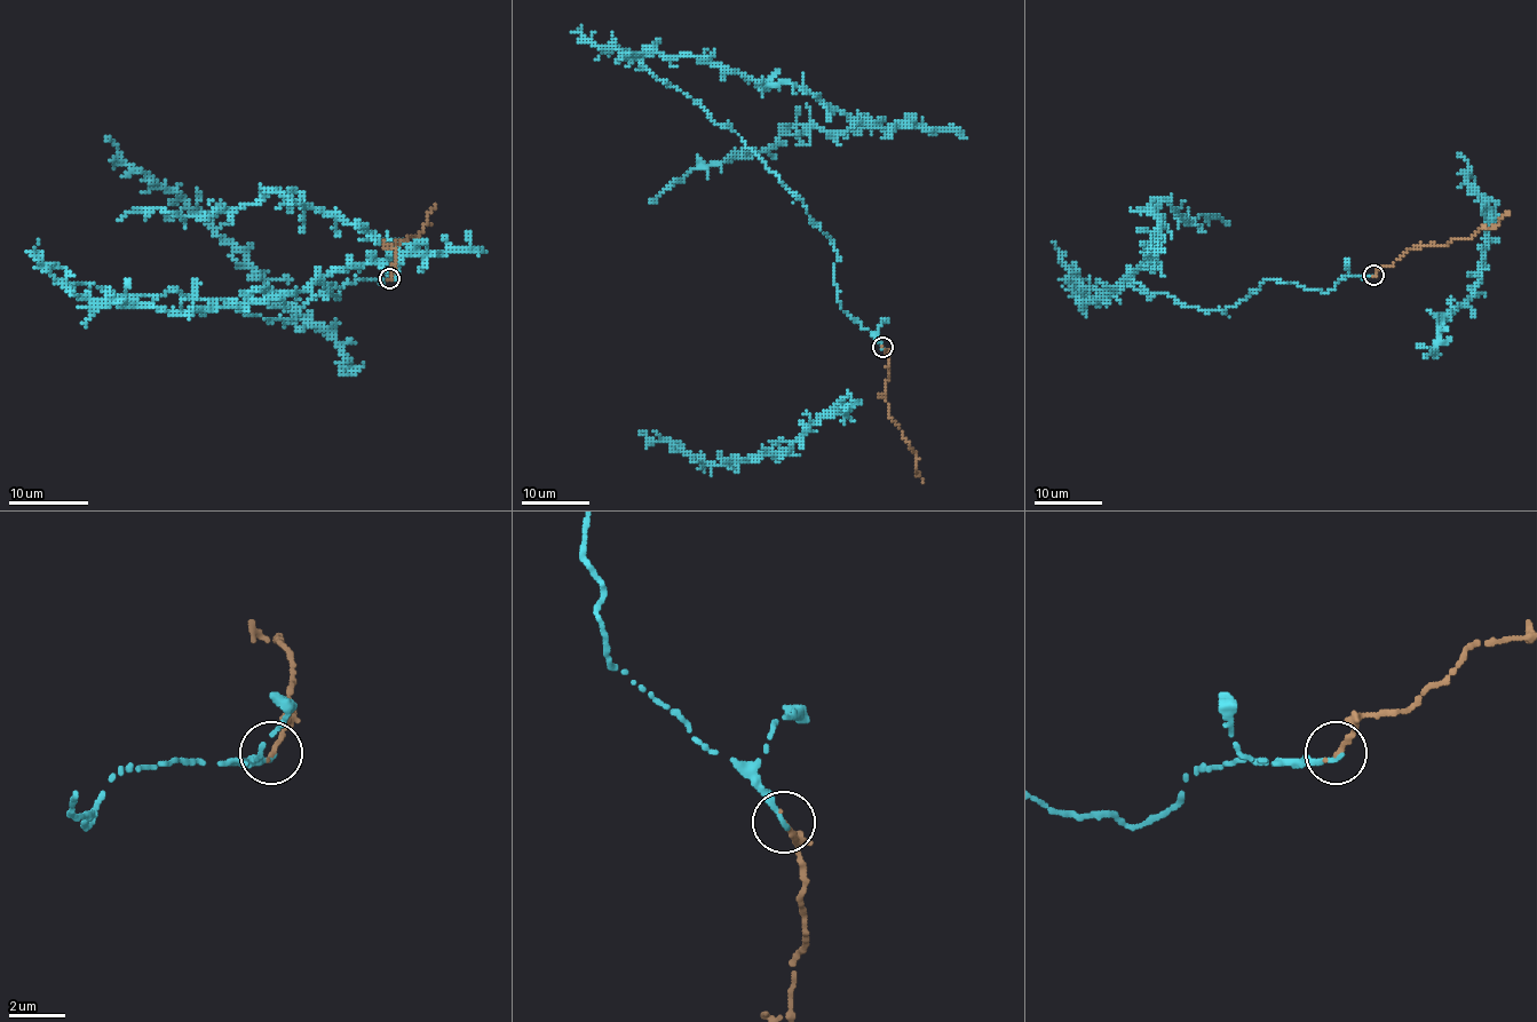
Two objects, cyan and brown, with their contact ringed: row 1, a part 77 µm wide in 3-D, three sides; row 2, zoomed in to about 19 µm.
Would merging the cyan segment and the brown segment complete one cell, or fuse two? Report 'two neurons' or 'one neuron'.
one neuron

